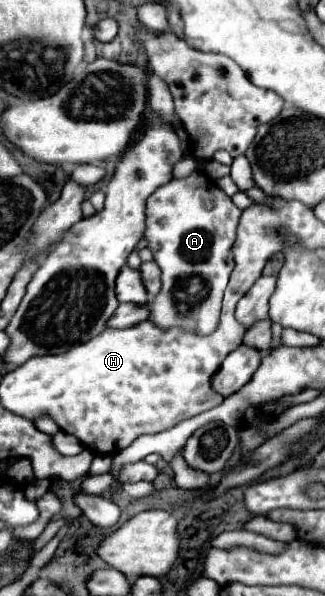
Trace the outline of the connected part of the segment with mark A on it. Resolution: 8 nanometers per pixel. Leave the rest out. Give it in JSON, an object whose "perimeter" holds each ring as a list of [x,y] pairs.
{"perimeter":[[[193,172],[187,178],[171,180],[165,186],[159,186],[147,202],[147,230],[145,240],[149,242],[149,250],[153,252],[153,260],[161,268],[161,292],[149,302],[149,322],[155,326],[169,330],[169,328],[183,328],[189,332],[197,332],[207,336],[215,330],[223,292],[229,280],[231,270],[235,268],[231,246],[235,242],[235,230],[239,224],[241,210],[231,202],[231,198],[215,186],[215,182],[205,176],[203,172]]]}

